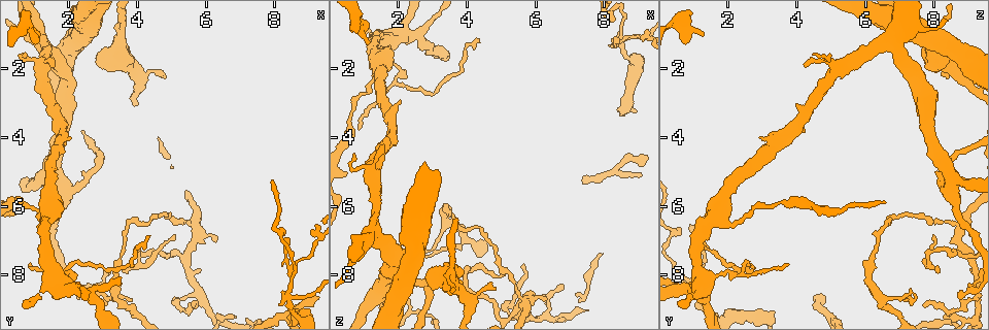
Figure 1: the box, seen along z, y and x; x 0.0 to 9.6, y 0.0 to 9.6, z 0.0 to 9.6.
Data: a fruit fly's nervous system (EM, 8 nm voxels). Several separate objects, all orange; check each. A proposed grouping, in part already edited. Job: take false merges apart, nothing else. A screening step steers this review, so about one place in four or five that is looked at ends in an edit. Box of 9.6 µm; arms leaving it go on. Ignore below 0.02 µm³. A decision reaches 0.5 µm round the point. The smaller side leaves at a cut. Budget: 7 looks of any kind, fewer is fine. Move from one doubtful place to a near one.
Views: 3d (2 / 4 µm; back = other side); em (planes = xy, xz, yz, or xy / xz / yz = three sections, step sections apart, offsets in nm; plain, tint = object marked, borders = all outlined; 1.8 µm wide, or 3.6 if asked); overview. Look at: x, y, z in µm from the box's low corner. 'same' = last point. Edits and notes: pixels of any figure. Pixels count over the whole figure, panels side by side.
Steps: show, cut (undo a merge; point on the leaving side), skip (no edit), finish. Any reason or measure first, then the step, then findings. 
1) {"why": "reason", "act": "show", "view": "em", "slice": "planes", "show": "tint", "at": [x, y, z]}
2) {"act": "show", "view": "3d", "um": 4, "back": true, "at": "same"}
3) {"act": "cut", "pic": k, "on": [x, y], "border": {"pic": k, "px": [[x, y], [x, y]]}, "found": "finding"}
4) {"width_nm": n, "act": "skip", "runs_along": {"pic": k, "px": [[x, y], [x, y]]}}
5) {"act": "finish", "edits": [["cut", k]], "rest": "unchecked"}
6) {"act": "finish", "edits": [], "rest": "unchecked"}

{"why": "sudden change in width", "act": "show", "view": "3d", "um": 4, "at": [3.55, 0.95, 7.80]}

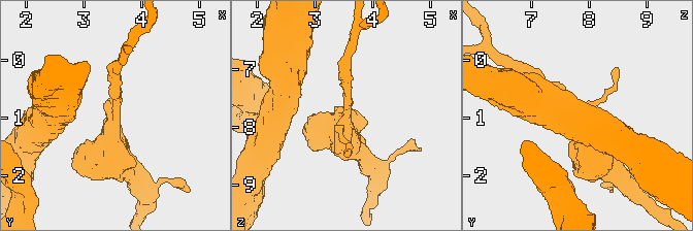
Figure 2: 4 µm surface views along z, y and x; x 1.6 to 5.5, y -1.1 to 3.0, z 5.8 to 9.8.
{"act": "show", "view": "em", "um": 3.6, "slice": "planes", "show": "borders", "at": [3.60, 1.05, 7.80]}

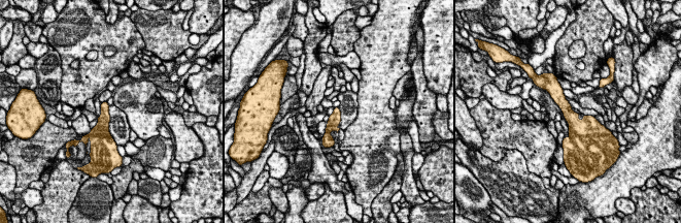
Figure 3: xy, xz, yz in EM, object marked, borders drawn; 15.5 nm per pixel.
{"width_nm": 190, "act": "skip", "found": "continuous, no second neuron"}

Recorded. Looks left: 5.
{"why": "sharp bend", "act": "show", "view": "3d", "um": 4, "back": true, "at": [2.15, 8.45, 1.05]}

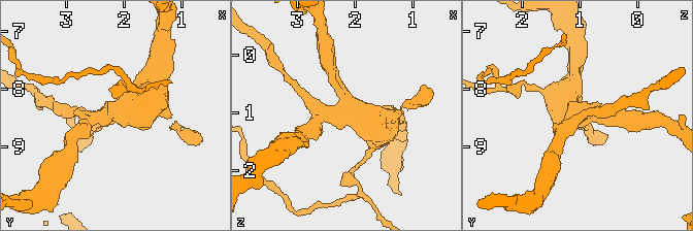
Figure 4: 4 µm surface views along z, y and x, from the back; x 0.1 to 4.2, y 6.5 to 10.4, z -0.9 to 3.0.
{"arms": 4, "act": "show", "view": "em", "um": 3.6, "slice": "planes", "show": "tint", "at": [2.10, 8.40, 1.00]}

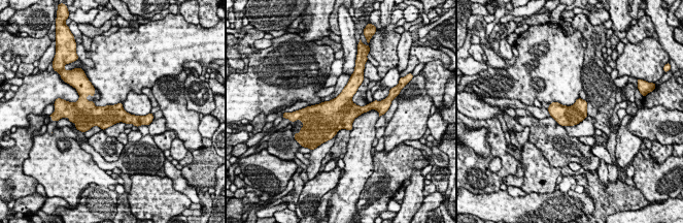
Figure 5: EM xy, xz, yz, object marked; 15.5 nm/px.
{"act": "skip", "runs_along": {"pic": 5, "px": [[80, 113], [139, 120]]}, "found": "continuous, no second neuron"}

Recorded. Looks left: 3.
{"why": "arms part here", "act": "show", "view": "3d", "um": 4, "at": [1.40, 6.40, 1.55]}

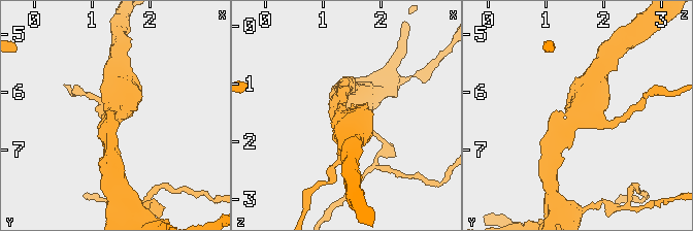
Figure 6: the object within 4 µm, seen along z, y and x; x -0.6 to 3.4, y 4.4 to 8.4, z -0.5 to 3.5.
{"act": "show", "view": "em", "um": 3.6, "slice": "xy", "step": 16, "show": "tint", "at": [1.35, 6.40, 1.65]}

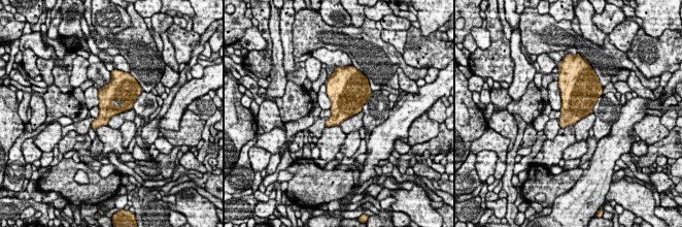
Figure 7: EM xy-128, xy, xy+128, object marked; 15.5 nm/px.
{"why": "cut it another way", "act": "show", "view": "em", "um": 3.6, "slice": "planes", "show": "borders", "at": "same"}

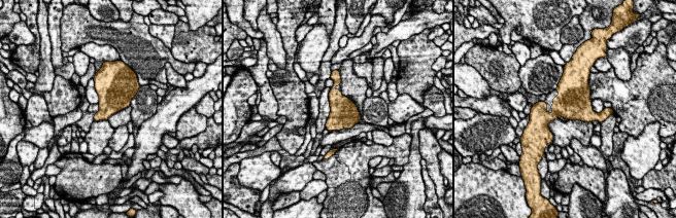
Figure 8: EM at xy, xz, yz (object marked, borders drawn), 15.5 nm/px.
{"width_nm": 420, "act": "skip", "found": "all the same neuron"}

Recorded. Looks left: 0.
{"act": "finish", "edits": [], "rest": "unchecked"}

